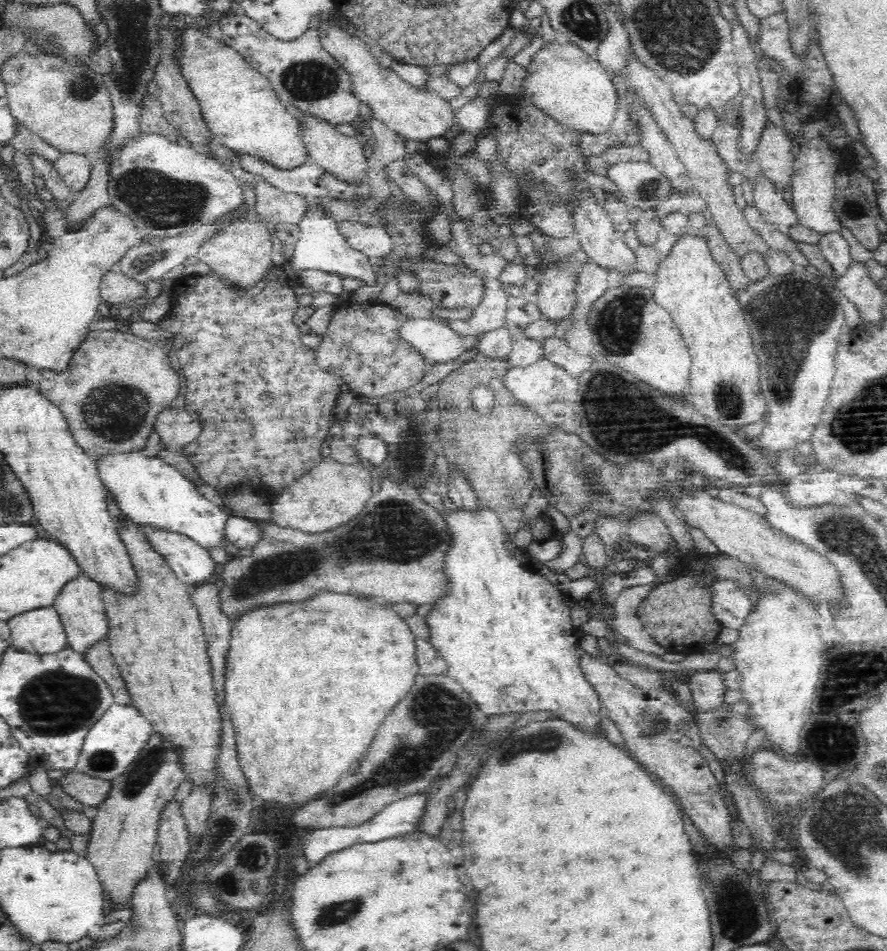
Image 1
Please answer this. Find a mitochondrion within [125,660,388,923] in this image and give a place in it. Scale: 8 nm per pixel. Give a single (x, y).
(252, 858)

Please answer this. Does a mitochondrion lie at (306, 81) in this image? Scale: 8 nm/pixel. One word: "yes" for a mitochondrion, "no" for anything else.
yes

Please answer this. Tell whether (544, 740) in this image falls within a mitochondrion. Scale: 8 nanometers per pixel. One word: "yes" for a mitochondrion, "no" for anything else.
yes

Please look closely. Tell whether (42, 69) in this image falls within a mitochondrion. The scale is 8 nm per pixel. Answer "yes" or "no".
no

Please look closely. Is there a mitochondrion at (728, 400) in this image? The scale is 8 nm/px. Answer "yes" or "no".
yes

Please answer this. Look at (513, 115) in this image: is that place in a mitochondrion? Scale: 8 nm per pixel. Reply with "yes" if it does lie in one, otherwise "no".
no

